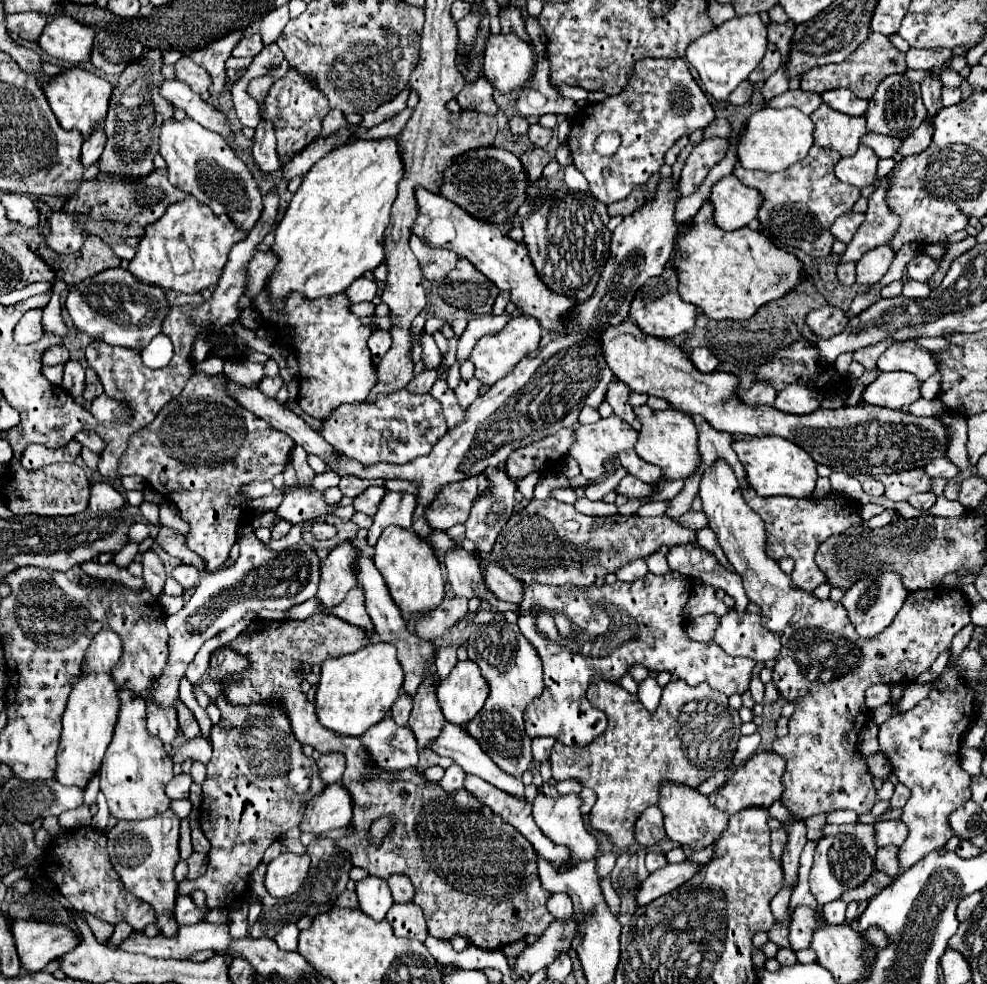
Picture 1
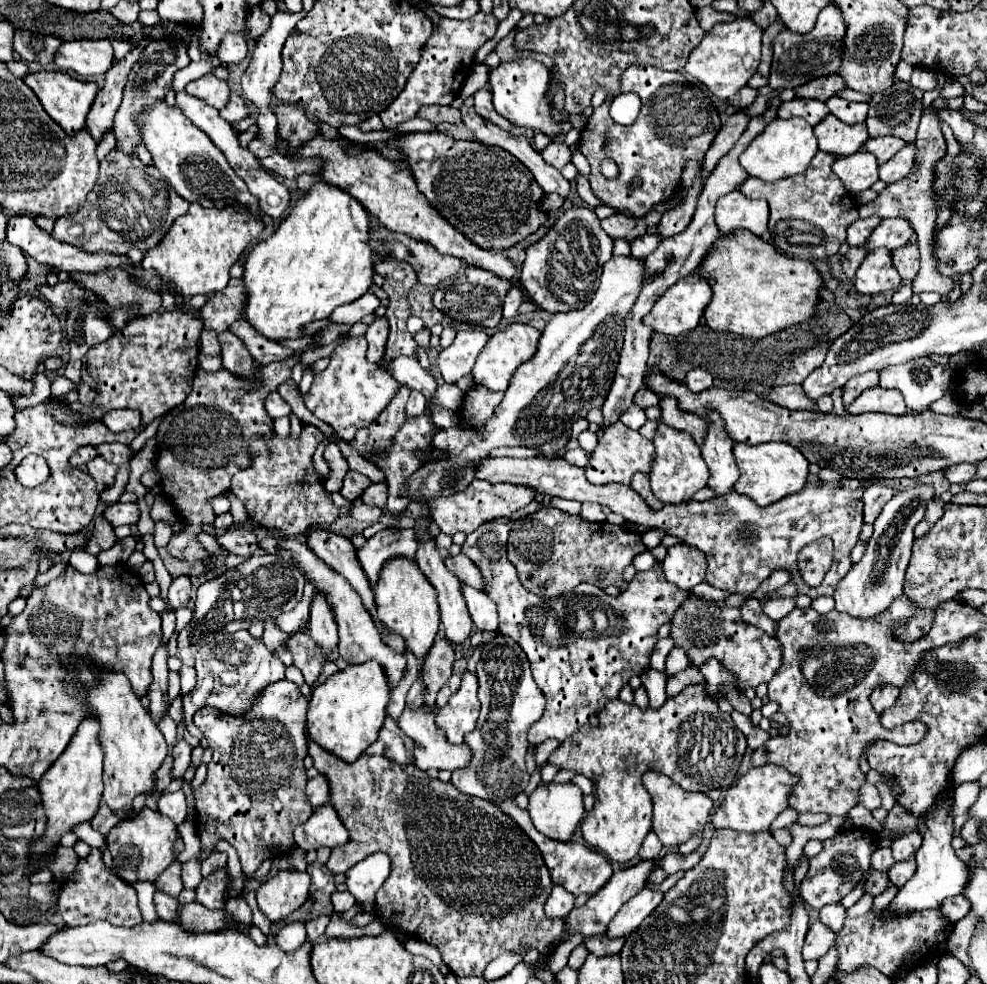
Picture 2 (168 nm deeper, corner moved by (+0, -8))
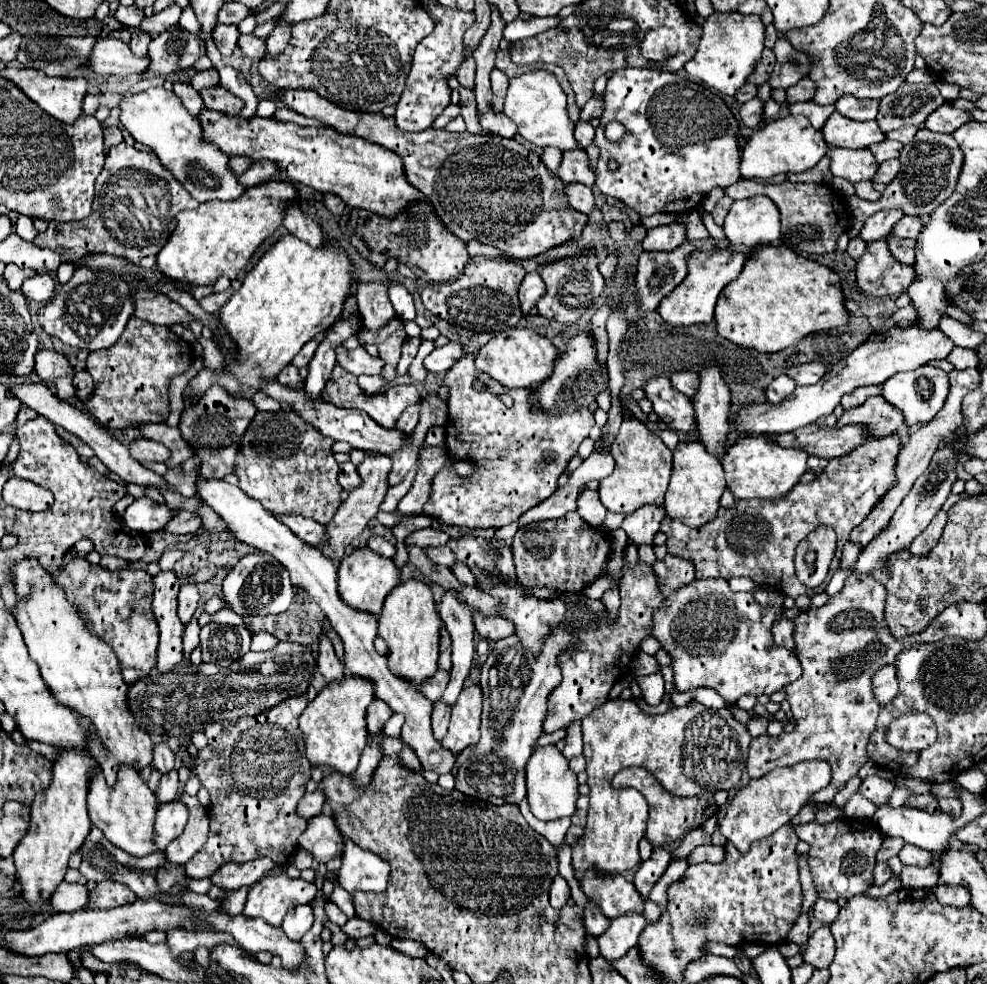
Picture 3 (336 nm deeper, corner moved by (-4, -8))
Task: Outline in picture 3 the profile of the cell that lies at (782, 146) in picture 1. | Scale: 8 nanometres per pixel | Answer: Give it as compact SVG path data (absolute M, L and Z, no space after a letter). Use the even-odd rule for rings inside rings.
M802 115L782 117L768 121L756 133L746 139L740 173L744 179L770 179L778 173L802 173L814 167L826 151L826 141L820 131L816 131L810 121Z

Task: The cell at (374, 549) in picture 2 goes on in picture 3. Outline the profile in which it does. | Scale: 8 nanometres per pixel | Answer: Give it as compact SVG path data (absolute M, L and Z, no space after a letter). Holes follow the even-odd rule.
M358 549L352 555L344 557L338 567L338 595L346 605L354 605L354 609L364 609L366 613L380 615L386 595L400 583L400 571L396 569L392 559L380 557L374 551Z

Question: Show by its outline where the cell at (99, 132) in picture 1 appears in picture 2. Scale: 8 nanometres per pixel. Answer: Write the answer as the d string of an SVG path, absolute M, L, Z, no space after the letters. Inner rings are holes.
M136 47L132 53L128 53L120 63L116 63L108 73L106 73L106 83L98 91L96 101L86 117L86 129L94 137L96 143L102 141L104 133L112 129L112 119L118 111L118 105L122 101L122 91L126 85L126 77L130 67L138 61L140 49Z

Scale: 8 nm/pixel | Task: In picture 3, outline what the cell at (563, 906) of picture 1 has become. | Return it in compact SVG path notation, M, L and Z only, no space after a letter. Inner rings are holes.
M556 875L554 881L552 881L552 885L550 885L550 905L554 909L560 909L560 907L566 905L568 899L570 899L570 887L564 881L564 877Z

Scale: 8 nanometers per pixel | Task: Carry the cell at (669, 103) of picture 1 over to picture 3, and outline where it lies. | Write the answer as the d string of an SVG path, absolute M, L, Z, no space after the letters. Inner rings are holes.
M626 67L618 69L614 77L608 79L604 105L606 111L600 117L600 127L596 129L594 139L600 147L600 159L596 165L596 185L604 195L624 201L642 217L650 217L654 213L688 213L696 209L714 187L728 187L740 179L740 125L726 107L720 93L710 89L708 85L700 81L690 81L678 73ZM610 121L618 121L626 129L622 139L618 139L616 143L608 141L604 135L606 123ZM610 161L618 163L616 171L608 169Z

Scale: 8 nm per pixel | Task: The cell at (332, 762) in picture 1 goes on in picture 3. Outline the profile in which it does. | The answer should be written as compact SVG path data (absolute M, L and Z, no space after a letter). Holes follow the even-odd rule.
M316 789L314 793L306 793L300 801L298 801L298 807L296 807L296 813L298 817L304 817L304 819L312 819L314 815L320 815L322 813L322 807L324 807L324 793L320 789Z

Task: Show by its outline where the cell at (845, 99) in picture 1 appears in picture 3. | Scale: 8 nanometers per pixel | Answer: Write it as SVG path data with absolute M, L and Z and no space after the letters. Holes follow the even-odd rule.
M842 95L836 101L836 111L842 113L848 119L854 121L870 121L878 115L880 100L878 99L856 99L850 95Z

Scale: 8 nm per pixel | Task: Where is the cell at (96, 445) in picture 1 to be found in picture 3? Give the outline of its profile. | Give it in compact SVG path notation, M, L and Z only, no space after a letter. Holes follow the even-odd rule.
M142 439L142 441L132 443L132 445L130 445L130 455L132 455L136 461L166 463L166 461L170 459L170 451L168 451L162 443L148 441L148 439Z

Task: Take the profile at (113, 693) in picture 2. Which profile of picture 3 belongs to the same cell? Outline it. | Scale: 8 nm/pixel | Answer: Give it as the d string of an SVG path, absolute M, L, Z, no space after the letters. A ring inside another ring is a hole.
M24 557L22 563L14 565L12 585L16 591L12 615L22 631L30 657L38 663L42 679L54 697L94 723L96 739L92 741L92 753L102 765L106 781L110 785L116 781L120 763L126 763L136 771L152 765L152 739L134 723L134 717L126 707L128 687L110 645L86 629L86 623L78 617L78 611L70 607L70 601L52 573L46 573L32 557Z

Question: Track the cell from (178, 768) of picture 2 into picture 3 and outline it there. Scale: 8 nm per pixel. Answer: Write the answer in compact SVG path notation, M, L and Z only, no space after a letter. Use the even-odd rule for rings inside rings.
M172 769L170 773L162 775L160 783L158 783L158 789L156 789L156 797L158 797L158 803L166 803L166 801L174 801L176 797L176 791L178 791L178 771Z

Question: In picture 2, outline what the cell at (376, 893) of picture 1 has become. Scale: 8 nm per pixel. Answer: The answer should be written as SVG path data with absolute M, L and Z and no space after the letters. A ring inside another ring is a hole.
M374 853L364 861L356 863L346 875L348 891L356 897L362 909L376 917L374 913L374 895L382 887L384 879L390 873L390 859L386 853Z

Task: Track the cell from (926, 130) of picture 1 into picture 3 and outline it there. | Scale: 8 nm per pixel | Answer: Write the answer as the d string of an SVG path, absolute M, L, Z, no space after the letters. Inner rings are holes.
M890 159L890 161L886 161L886 163L882 163L882 165L878 167L878 171L876 171L876 175L872 177L872 181L874 181L874 183L884 183L884 185L888 185L888 183L898 175L898 171L900 171L900 161L898 161L898 159Z

